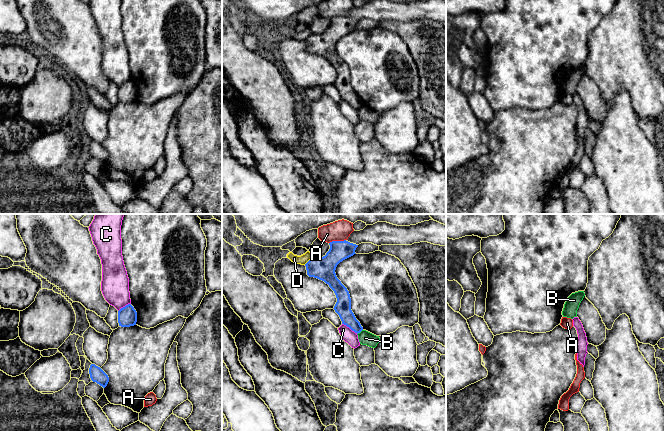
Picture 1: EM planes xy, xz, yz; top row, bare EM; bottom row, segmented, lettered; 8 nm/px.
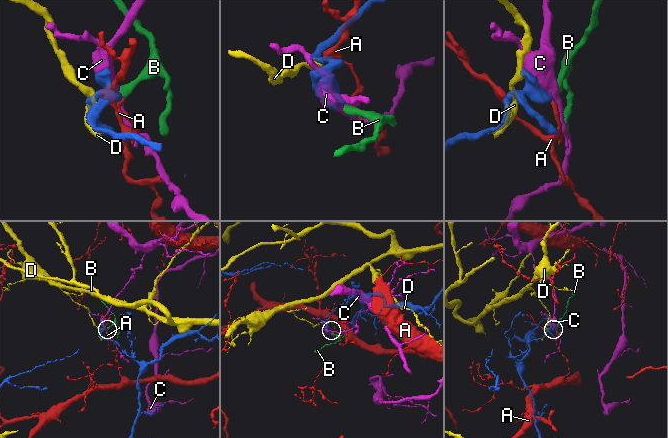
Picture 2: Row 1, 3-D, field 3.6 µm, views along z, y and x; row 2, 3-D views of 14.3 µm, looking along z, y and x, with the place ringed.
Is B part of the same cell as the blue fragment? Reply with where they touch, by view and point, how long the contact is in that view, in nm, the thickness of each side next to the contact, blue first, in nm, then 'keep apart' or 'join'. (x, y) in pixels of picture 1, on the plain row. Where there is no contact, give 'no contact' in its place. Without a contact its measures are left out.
xz (359, 108) | 60 nm | 130/110 nm | keep apart

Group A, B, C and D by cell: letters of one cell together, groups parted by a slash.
A / B / C / D

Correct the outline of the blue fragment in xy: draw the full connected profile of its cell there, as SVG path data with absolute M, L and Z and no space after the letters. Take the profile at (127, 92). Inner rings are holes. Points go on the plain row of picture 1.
M131 80L126 81L118 87L118 99L121 103L136 101L137 88Z

